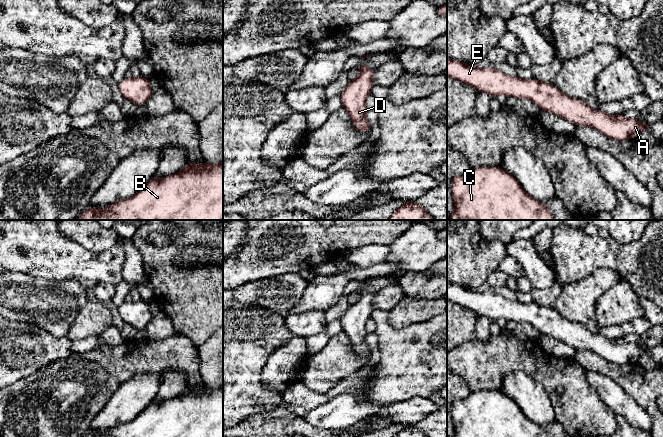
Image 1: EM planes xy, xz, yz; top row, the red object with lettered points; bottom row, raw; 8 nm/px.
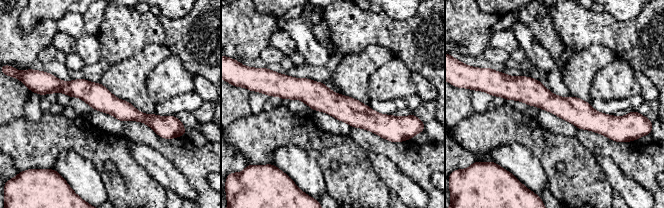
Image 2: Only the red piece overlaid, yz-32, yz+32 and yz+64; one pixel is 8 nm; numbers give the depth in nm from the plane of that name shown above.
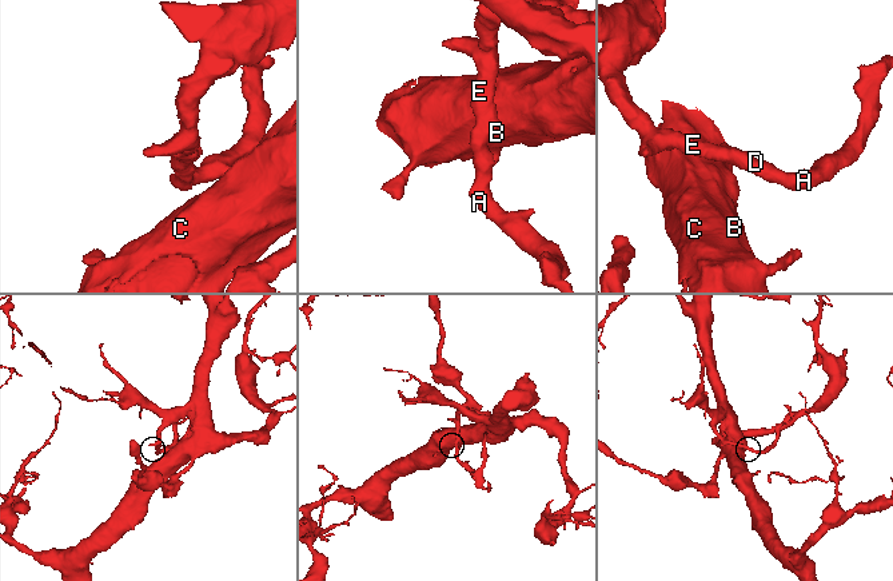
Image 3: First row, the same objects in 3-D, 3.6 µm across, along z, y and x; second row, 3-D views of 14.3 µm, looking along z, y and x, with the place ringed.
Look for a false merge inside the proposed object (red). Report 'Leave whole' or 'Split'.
Leave whole

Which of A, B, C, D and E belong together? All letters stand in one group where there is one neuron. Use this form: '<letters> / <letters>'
A B C D E

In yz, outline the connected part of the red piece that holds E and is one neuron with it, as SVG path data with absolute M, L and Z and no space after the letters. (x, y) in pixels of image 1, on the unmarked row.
M447 284L447 299L493 321L503 318L507 322L530 323L542 335L549 335L575 349L593 351L620 366L637 362L644 353L649 352L647 348L626 342L623 338L611 340L592 333L580 323L565 319L553 307L510 301L494 292L478 292L458 284Z

